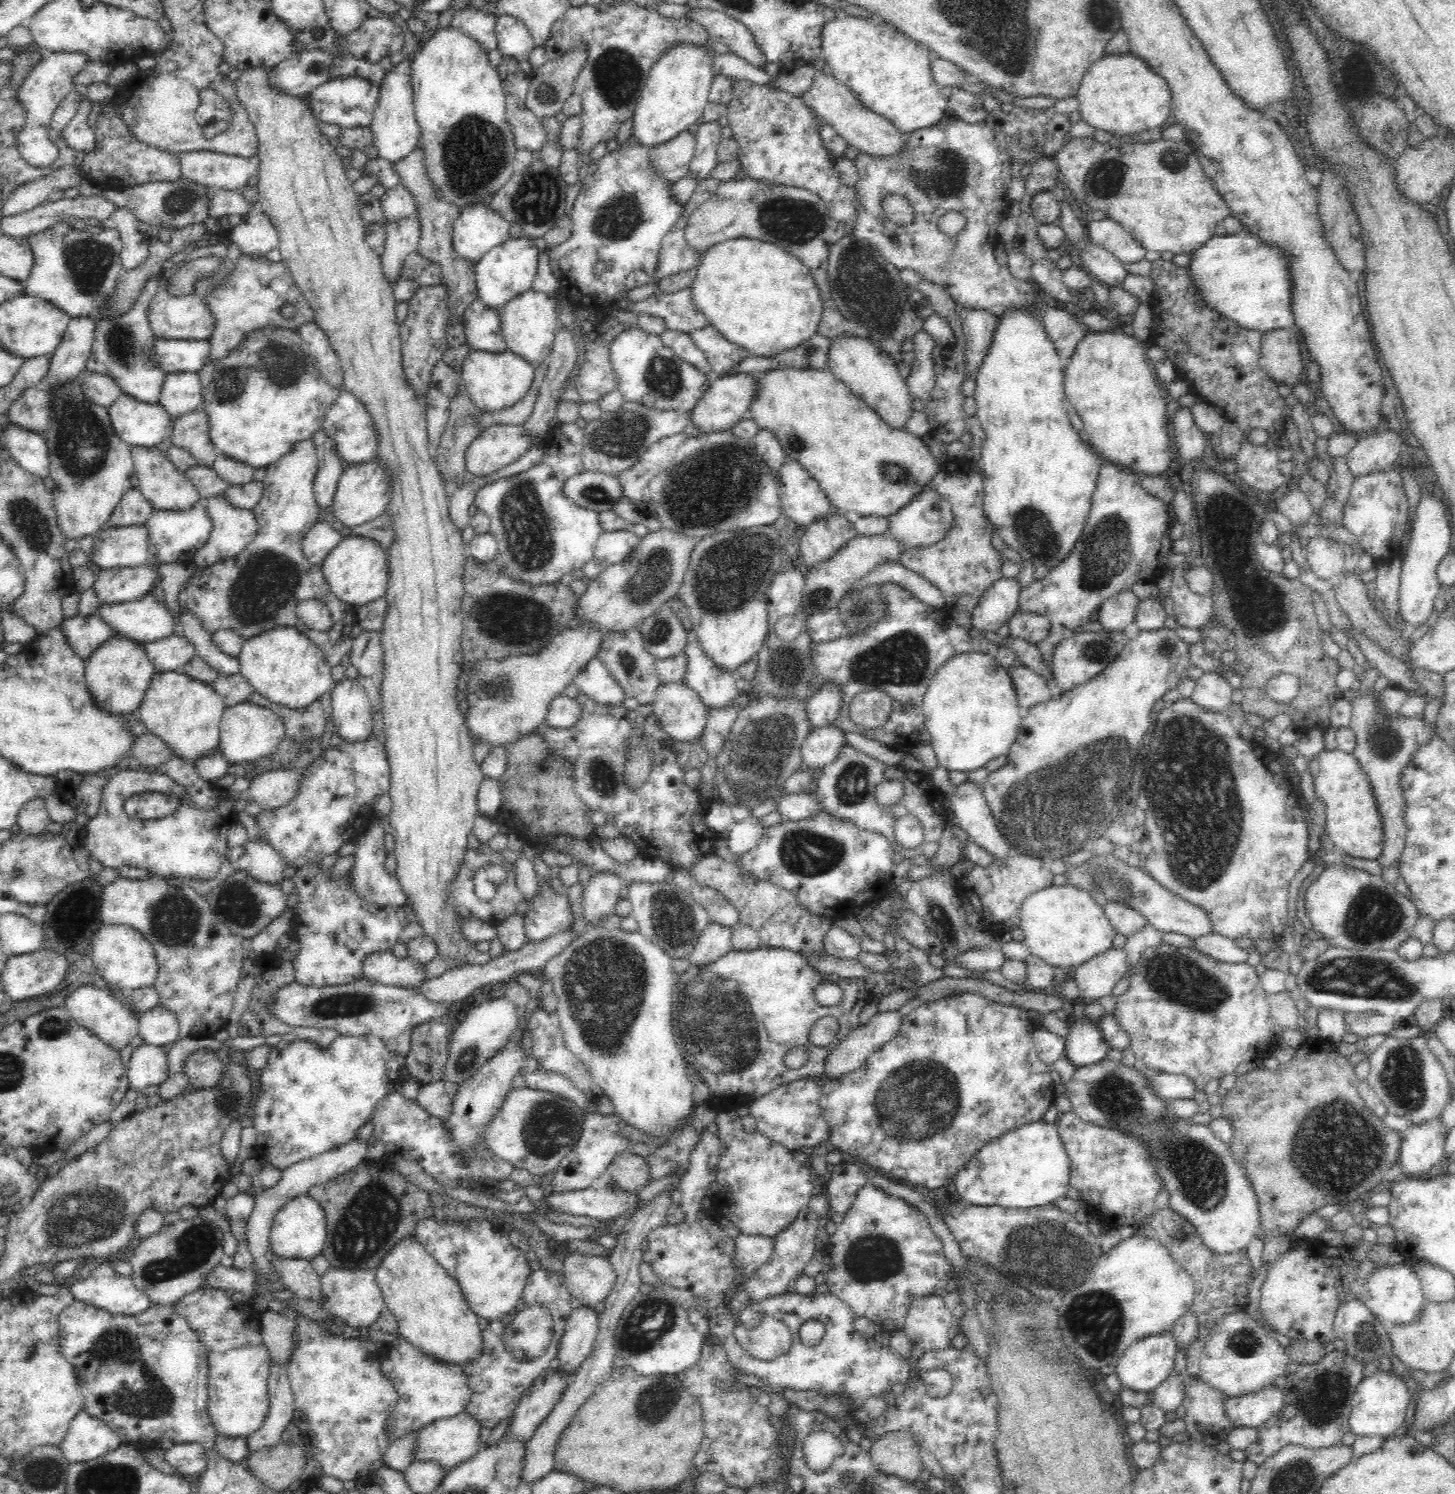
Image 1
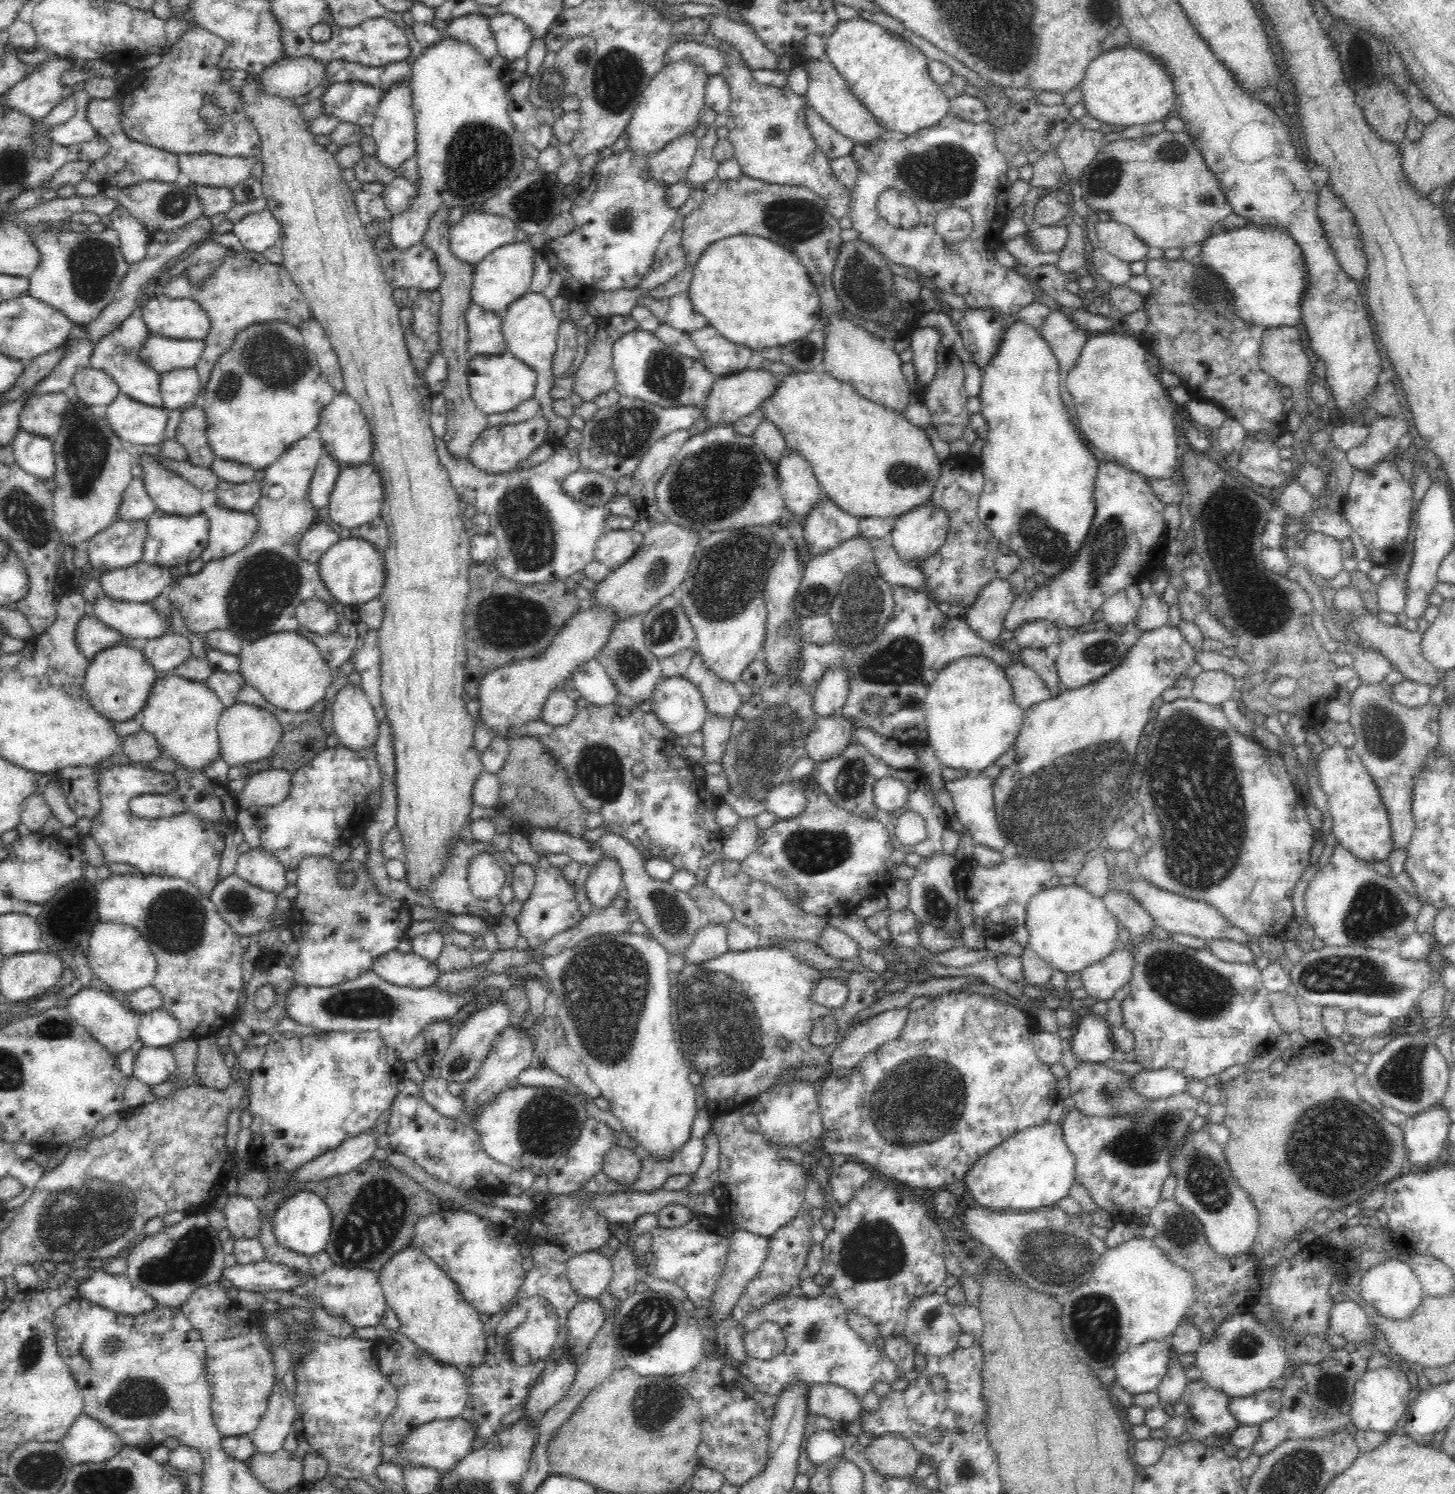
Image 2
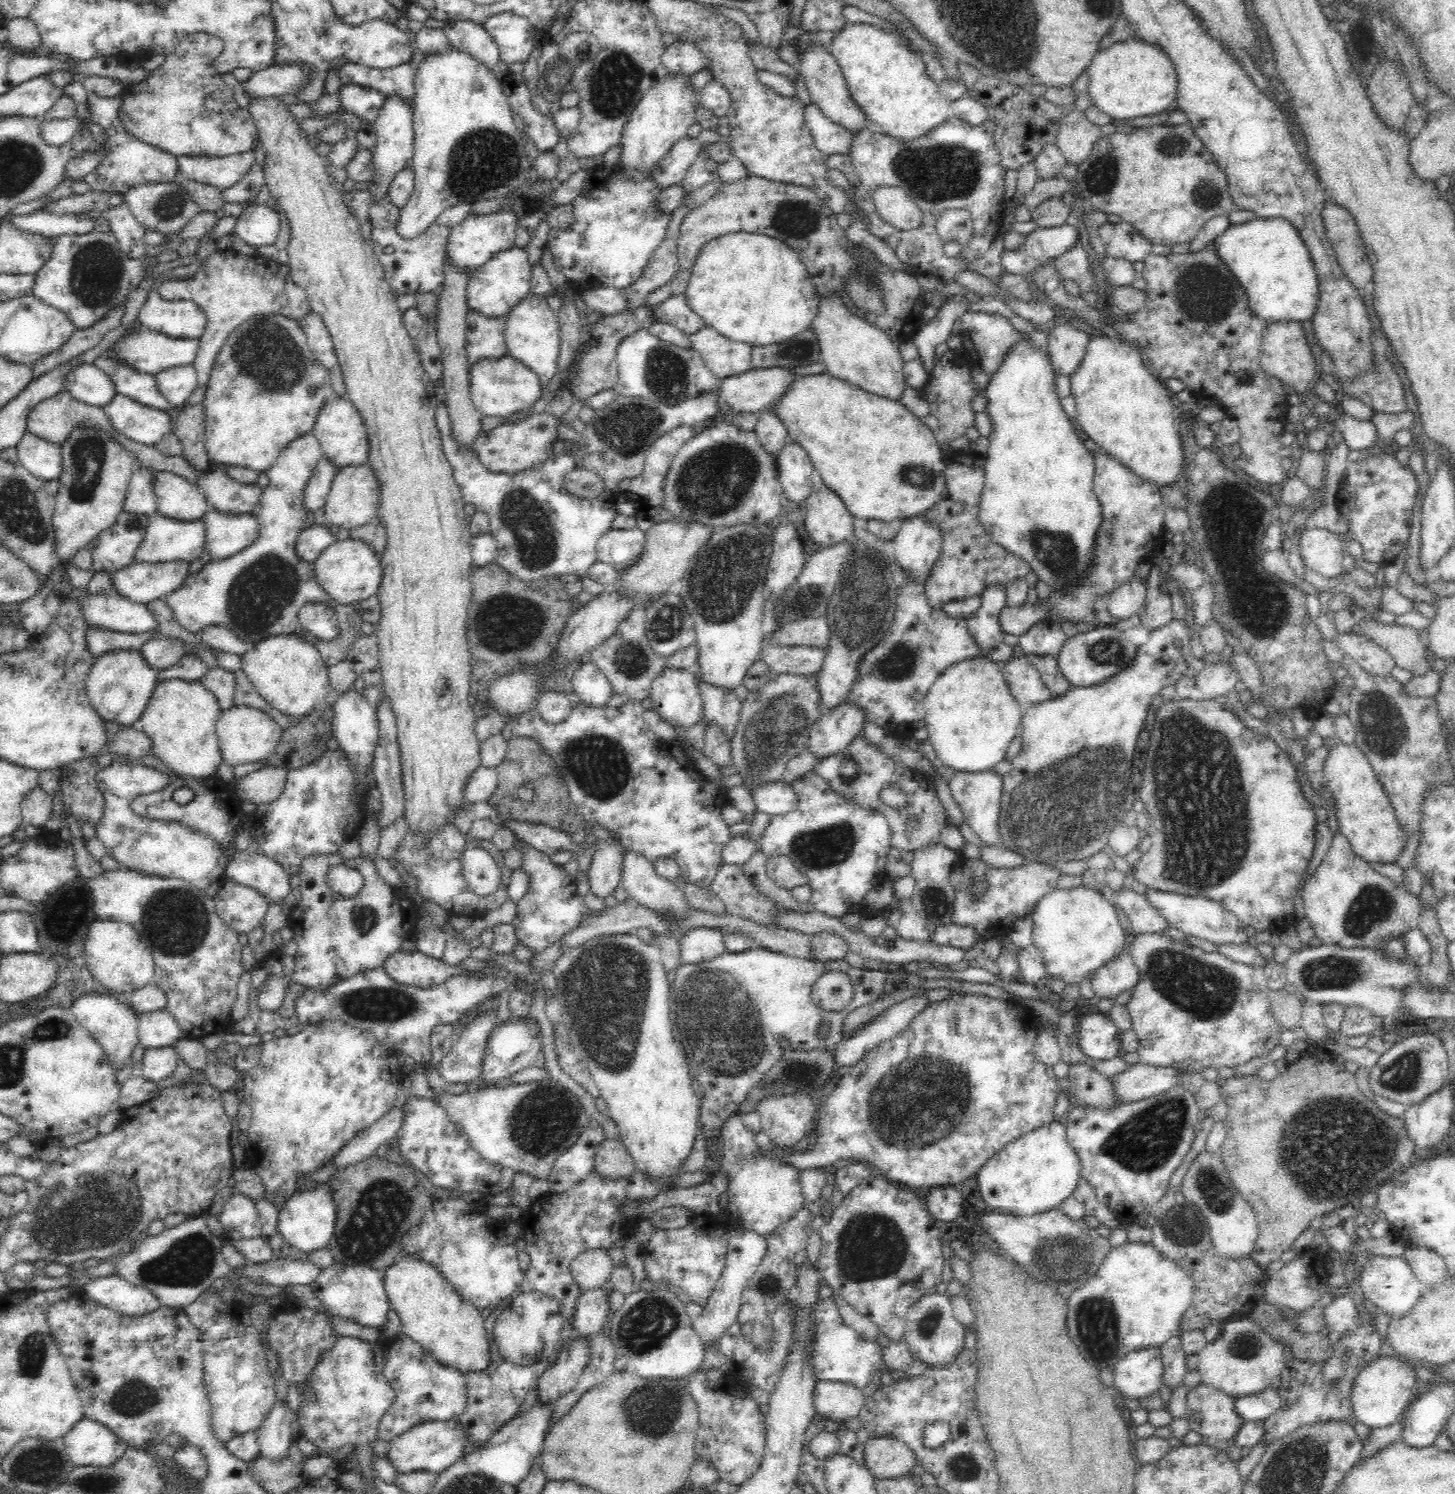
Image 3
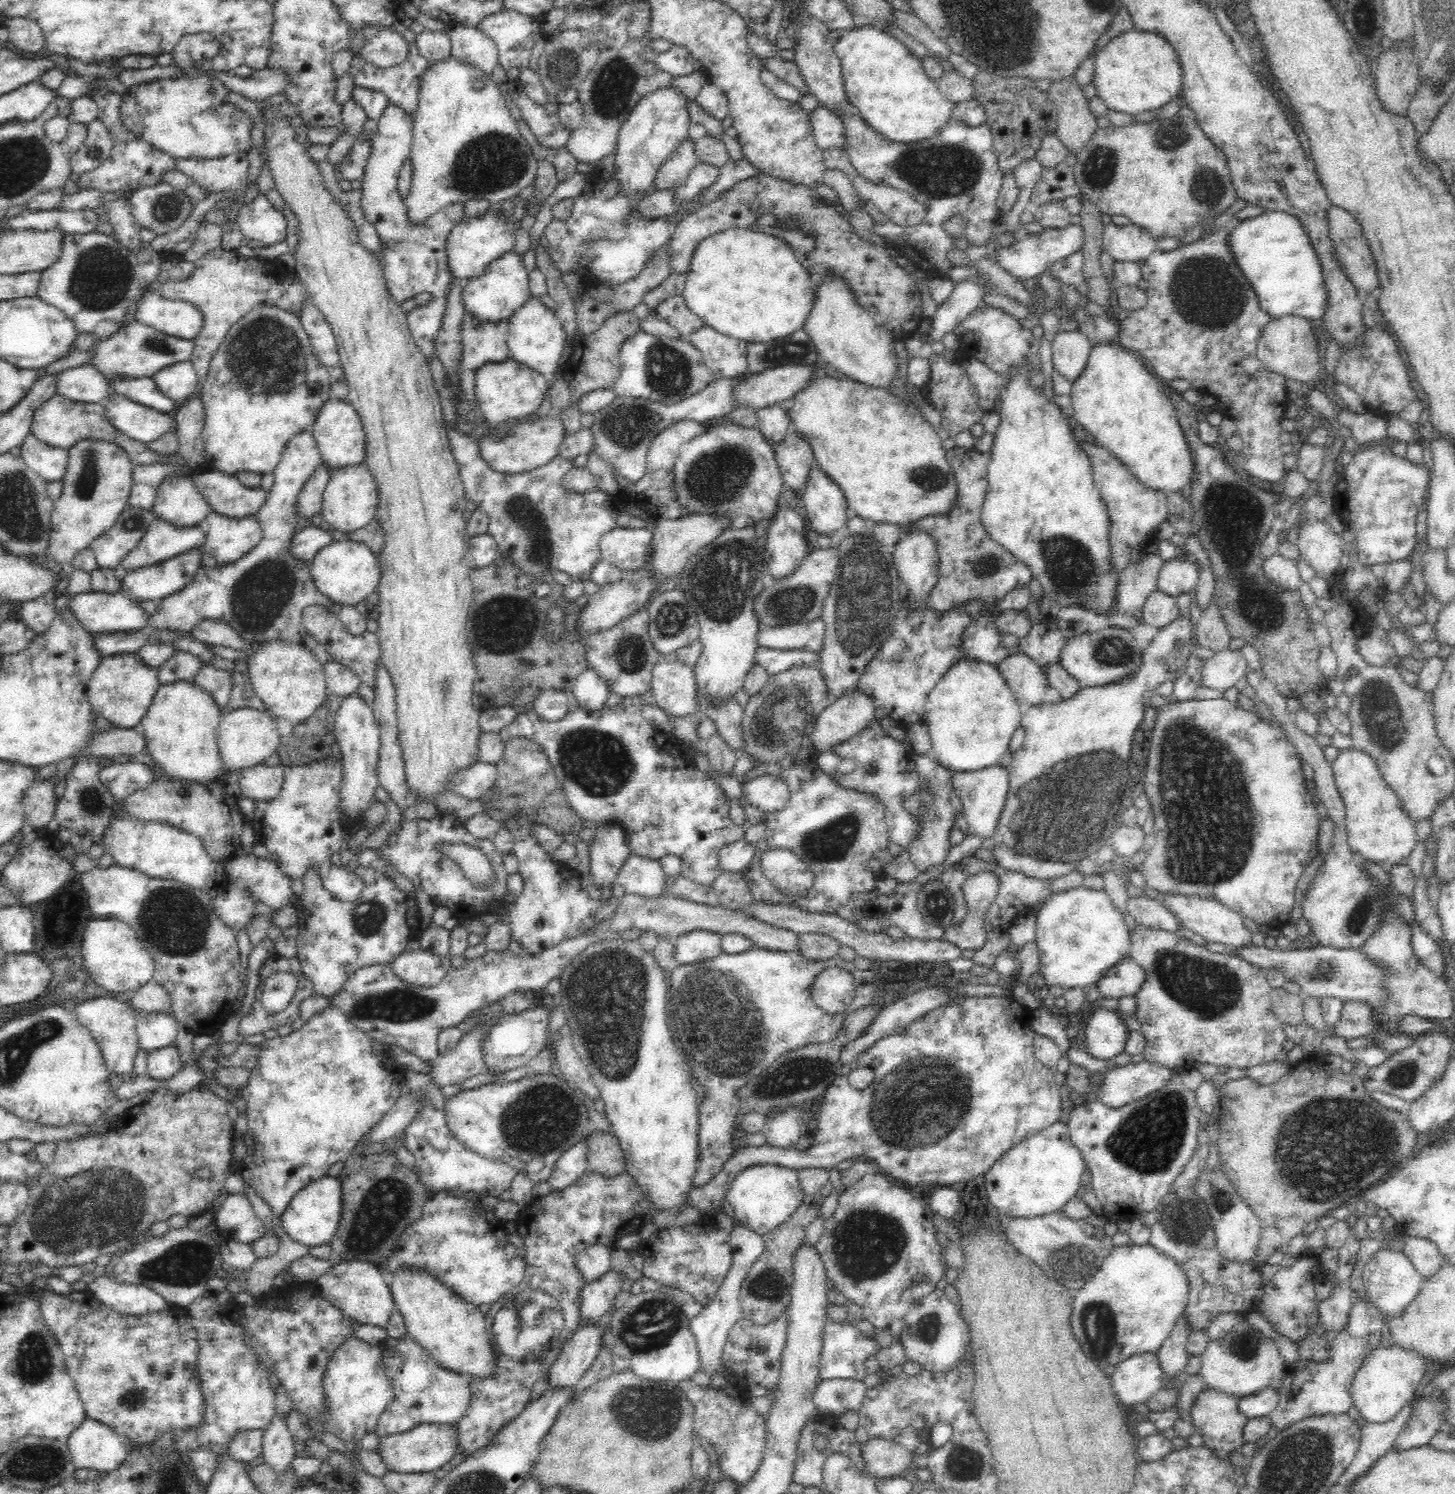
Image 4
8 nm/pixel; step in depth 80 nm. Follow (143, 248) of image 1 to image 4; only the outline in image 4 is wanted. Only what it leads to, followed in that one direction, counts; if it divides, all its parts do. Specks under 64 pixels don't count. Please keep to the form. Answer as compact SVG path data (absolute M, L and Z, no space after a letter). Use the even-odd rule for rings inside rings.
M128 197L115 198L105 202L102 208L116 229L116 240L128 249L140 250L139 235L142 227L136 222L132 214L130 199Z

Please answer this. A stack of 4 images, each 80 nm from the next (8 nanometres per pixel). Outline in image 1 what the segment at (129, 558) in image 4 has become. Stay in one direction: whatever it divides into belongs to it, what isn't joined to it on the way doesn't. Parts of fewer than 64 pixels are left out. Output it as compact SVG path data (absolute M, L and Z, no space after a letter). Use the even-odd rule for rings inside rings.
M197 503L192 510L164 511L155 509L150 518L145 522L149 545L147 564L158 567L160 564L170 564L174 562L188 564L188 558L182 558L183 552L196 552L202 548L212 530L212 521L208 516L206 508Z

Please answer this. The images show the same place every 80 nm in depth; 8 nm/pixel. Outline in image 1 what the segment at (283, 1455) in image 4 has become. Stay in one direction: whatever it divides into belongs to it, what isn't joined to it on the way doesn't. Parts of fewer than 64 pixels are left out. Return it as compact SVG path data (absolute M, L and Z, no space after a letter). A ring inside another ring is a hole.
M272 1364L268 1376L269 1410L264 1424L256 1432L247 1436L250 1452L262 1448L274 1448L282 1441L282 1432L295 1418L294 1395L287 1377L286 1369Z

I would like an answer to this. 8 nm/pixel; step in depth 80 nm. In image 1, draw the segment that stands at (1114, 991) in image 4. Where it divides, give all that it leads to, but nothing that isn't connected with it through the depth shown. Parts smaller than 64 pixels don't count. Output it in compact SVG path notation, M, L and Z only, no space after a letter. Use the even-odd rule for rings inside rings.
M1112 948L1074 970L1074 980L1082 998L1099 999L1110 996L1114 986L1126 976L1130 964L1124 949Z

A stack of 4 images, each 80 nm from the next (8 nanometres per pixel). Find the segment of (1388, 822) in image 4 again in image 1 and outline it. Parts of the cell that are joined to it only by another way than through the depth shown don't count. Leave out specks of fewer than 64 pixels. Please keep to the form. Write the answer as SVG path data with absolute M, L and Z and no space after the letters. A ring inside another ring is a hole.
M1338 747L1324 749L1308 762L1317 799L1326 807L1327 836L1335 848L1351 858L1377 860L1385 849L1383 817L1372 783L1353 753Z

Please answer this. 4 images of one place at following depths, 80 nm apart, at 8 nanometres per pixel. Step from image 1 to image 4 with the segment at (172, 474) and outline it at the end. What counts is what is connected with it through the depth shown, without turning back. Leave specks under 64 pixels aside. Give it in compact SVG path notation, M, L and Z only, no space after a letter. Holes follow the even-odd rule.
M166 476L158 486L151 511L174 528L194 528L213 512L191 477Z

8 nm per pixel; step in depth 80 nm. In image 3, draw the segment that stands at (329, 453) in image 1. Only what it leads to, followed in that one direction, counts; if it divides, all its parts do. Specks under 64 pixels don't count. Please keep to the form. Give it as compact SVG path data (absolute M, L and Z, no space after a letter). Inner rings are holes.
M322 458L308 479L302 495L303 507L306 512L316 512L325 505L332 477L338 468L330 461Z

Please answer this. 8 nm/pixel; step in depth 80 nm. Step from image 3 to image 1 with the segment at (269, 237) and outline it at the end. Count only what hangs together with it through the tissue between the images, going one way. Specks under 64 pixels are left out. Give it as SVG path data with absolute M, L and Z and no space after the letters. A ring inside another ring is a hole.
M252 210L242 217L238 226L232 227L228 236L239 246L241 253L248 255L266 256L267 252L279 246L279 234L272 219L261 210Z

